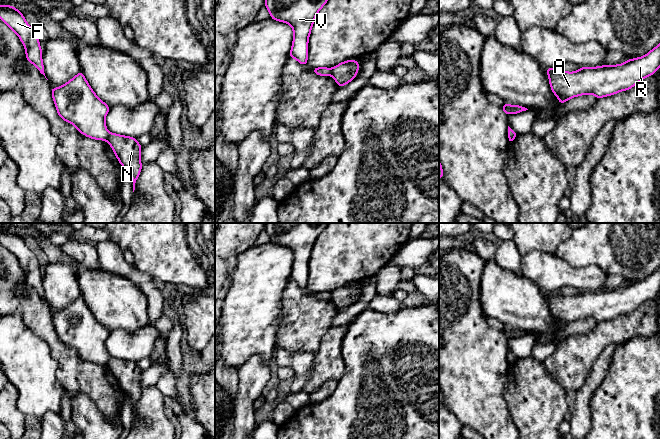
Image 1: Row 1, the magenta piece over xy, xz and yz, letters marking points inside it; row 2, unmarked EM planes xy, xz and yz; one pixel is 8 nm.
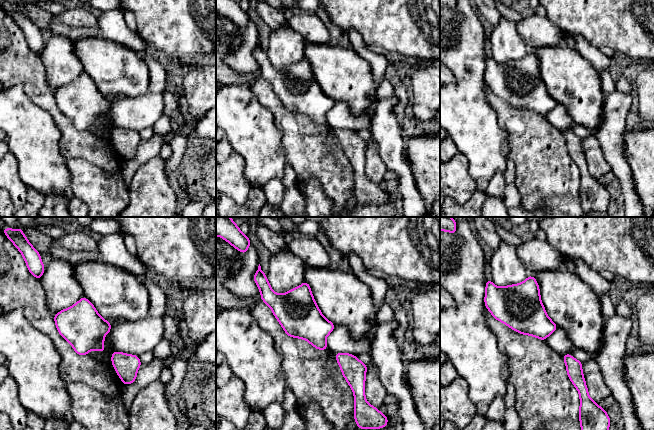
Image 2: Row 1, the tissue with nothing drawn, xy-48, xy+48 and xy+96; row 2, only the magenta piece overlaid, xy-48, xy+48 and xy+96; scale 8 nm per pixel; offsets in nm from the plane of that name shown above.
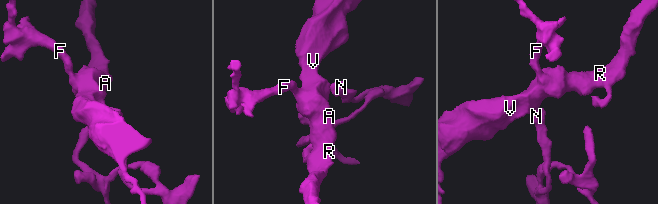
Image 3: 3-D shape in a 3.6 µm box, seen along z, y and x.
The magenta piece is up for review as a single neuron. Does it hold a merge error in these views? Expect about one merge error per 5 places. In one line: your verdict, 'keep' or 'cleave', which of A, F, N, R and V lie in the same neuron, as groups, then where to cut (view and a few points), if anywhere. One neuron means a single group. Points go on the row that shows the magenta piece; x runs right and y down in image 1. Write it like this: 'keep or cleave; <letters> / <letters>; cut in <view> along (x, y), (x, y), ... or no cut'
cleave; A F R V / N; cut in xy along (110, 133), (105, 139)

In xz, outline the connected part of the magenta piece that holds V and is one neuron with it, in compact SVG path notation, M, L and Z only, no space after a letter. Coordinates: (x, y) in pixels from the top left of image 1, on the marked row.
M266 0L265 7L273 20L288 23L293 28L293 43L289 58L307 65L308 40L317 13L328 0Z

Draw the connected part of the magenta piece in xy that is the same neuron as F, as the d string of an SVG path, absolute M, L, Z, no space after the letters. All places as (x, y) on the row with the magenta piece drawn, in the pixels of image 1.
M0 5L0 19L11 28L20 38L25 47L26 59L34 64L38 71L45 76L42 62L42 52L40 43L35 31L25 20L23 13L14 6Z

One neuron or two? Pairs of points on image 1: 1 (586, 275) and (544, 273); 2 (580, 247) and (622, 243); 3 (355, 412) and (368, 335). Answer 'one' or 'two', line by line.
1: one
2: one
3: one

